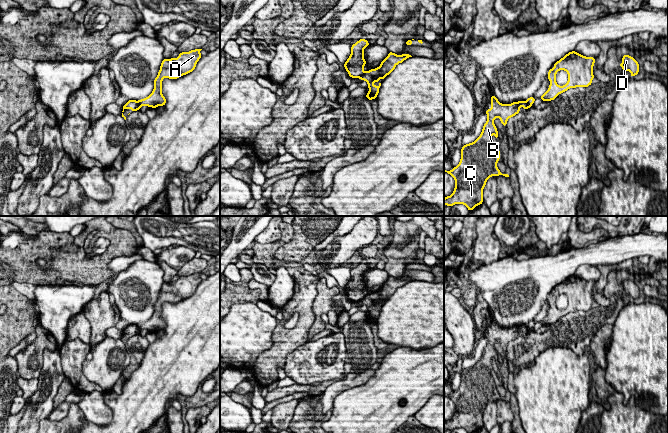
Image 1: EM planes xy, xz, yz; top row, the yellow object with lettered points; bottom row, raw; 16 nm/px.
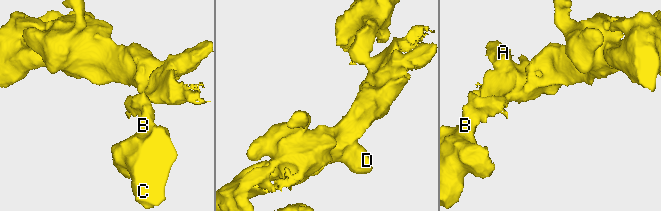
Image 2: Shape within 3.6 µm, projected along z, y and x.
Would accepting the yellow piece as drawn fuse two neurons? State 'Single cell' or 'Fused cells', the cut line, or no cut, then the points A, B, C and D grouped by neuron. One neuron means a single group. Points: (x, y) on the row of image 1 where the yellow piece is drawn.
Fused cells. Split along xz (364, 72), (358, 77). Groups: A D / B C

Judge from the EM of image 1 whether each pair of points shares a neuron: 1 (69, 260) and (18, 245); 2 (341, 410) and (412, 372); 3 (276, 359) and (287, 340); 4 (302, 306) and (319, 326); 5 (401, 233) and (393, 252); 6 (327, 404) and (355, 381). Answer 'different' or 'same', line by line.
1: different
2: same
3: same
4: different
5: different
6: same

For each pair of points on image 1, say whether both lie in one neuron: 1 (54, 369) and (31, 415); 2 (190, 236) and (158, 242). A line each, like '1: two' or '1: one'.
1: one
2: one

